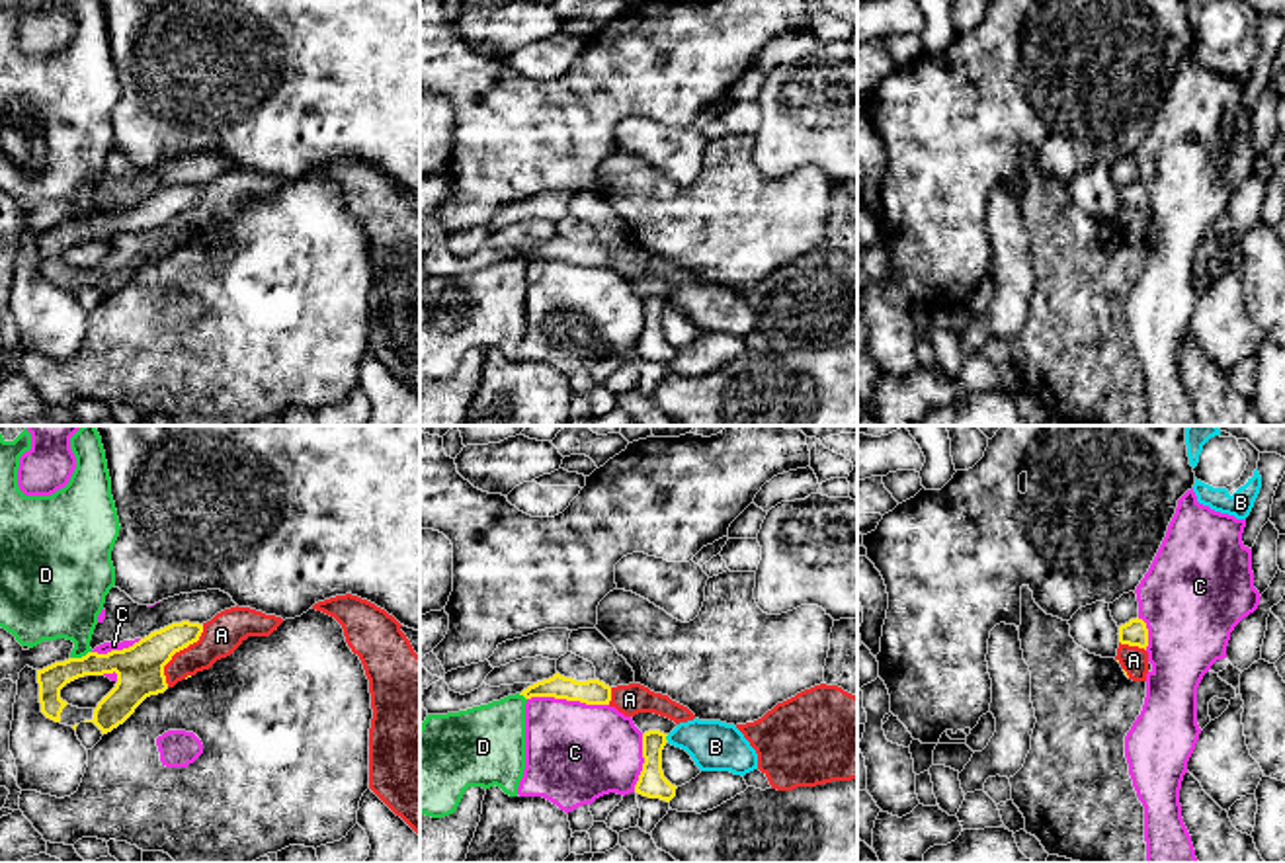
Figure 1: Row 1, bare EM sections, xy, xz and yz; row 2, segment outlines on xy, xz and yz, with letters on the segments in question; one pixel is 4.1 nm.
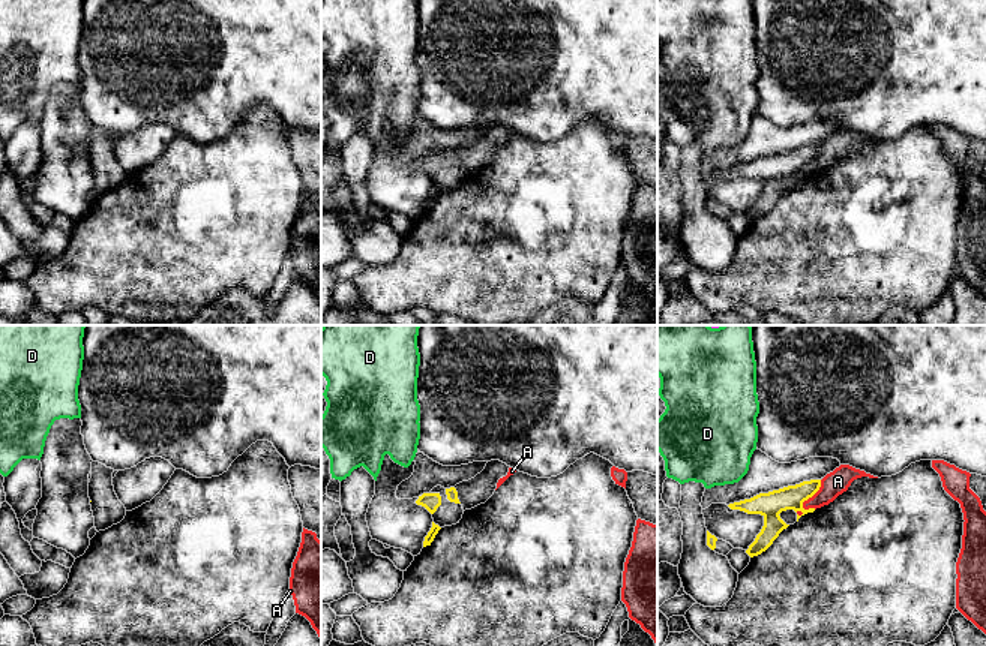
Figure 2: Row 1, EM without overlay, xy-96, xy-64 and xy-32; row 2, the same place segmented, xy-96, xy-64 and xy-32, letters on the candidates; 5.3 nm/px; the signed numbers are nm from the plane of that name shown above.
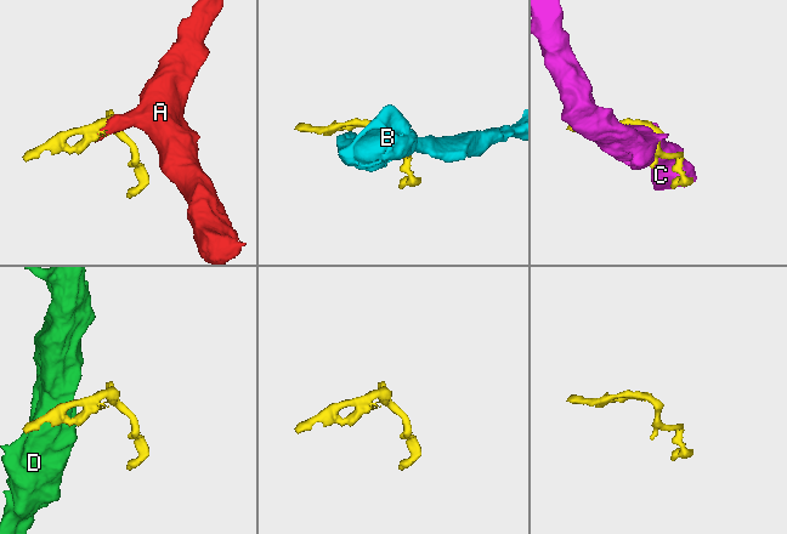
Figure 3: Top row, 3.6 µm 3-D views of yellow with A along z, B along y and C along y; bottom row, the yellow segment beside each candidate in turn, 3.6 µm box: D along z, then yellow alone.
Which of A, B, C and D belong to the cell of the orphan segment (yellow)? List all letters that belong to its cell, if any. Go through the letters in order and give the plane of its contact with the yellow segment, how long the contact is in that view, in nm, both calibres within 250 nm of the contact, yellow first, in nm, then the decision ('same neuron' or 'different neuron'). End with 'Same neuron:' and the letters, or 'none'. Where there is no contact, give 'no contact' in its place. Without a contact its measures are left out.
A: meets yellow in xy; contact 300 nm long; 200 nm thick on the yellow side, 160 nm on the other; same neuron
B: meets yellow in xz; contact 30 nm long; 120 nm thick on the yellow side, 200 nm on the other; different neuron
C: meets yellow in xz; contact 340 nm long; 110 nm thick on the yellow side, 420 nm on the other; different neuron
D: meets yellow in xy; contact 90 nm long; 200 nm thick on the yellow side, 320 nm on the other; different neuron
Same neuron: A

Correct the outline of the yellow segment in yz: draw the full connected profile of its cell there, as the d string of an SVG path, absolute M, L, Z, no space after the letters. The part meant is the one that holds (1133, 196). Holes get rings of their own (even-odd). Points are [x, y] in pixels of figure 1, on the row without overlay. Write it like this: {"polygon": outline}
{"polygon": "M1131 182L1119 189L1119 211L1115 223L1133 244L1146 244L1148 236L1148 191L1142 182Z"}

